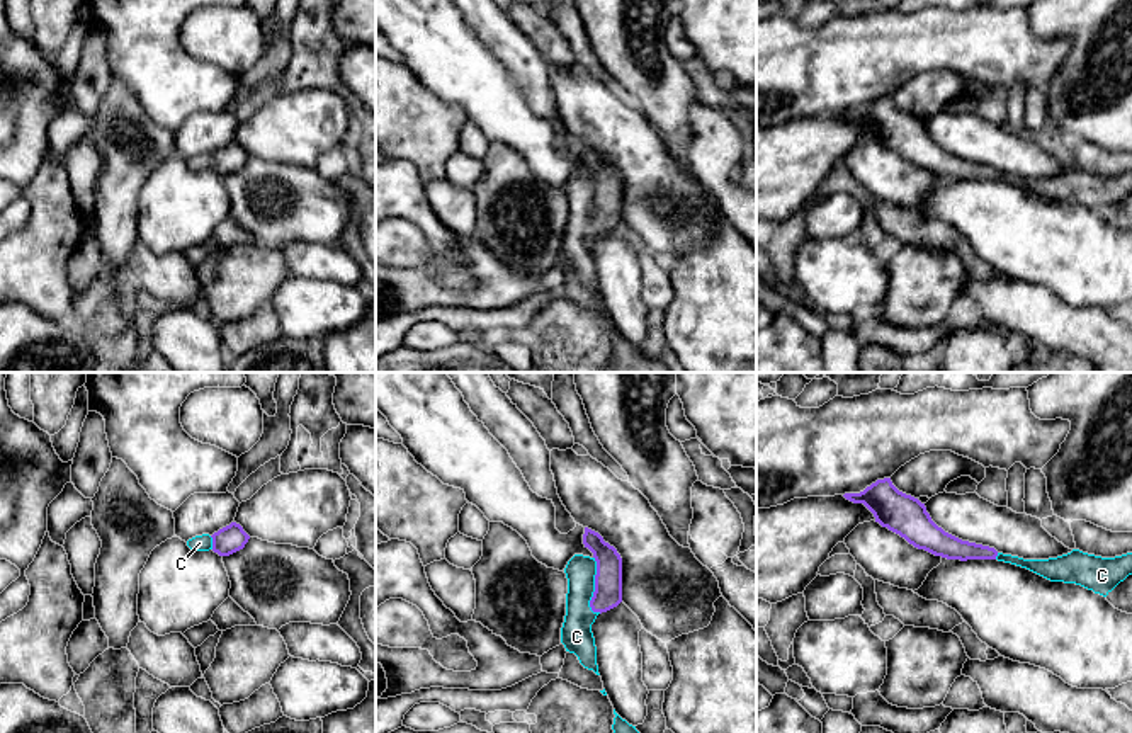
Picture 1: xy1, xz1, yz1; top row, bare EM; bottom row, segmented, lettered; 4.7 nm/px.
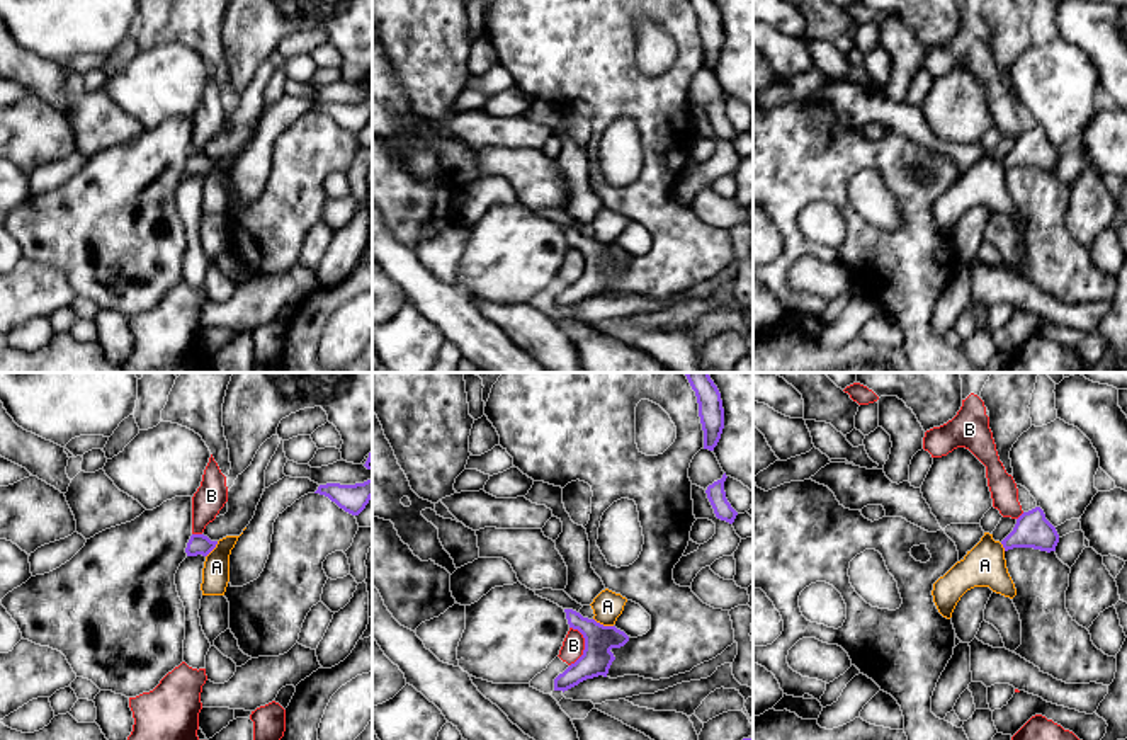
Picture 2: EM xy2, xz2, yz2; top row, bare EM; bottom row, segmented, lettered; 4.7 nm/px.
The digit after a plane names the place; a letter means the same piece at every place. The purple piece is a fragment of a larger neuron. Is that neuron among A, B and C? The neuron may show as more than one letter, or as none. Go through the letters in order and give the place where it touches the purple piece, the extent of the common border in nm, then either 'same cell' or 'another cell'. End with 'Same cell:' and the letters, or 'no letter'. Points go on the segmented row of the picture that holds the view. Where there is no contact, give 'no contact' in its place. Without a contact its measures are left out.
A: contact xz2 (602, 625); length 100 nm; another cell
B: contact xz2 (585, 645); length 190 nm; another cell
C: contact xz1 (595, 587); length 280 nm; same cell
Same cell: C

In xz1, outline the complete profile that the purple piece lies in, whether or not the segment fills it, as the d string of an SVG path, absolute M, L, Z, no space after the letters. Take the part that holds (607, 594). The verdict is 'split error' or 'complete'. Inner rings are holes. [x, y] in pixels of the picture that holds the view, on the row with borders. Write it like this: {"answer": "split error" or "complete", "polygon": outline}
{"answer": "split error", "polygon": "M585 527L583 544L593 556L574 554L566 568L568 594L561 643L580 663L598 673L591 624L622 602L622 558L603 537Z"}

